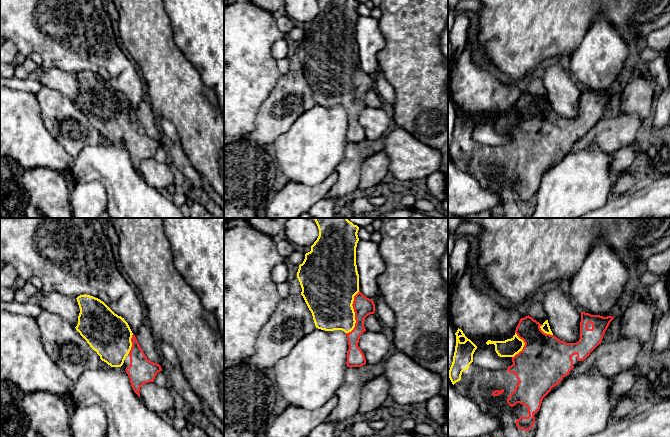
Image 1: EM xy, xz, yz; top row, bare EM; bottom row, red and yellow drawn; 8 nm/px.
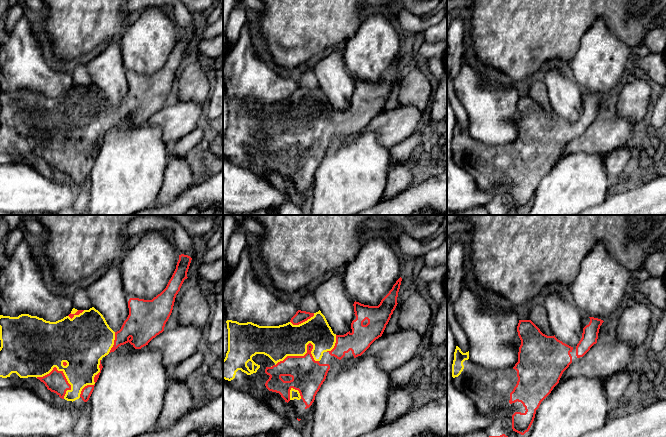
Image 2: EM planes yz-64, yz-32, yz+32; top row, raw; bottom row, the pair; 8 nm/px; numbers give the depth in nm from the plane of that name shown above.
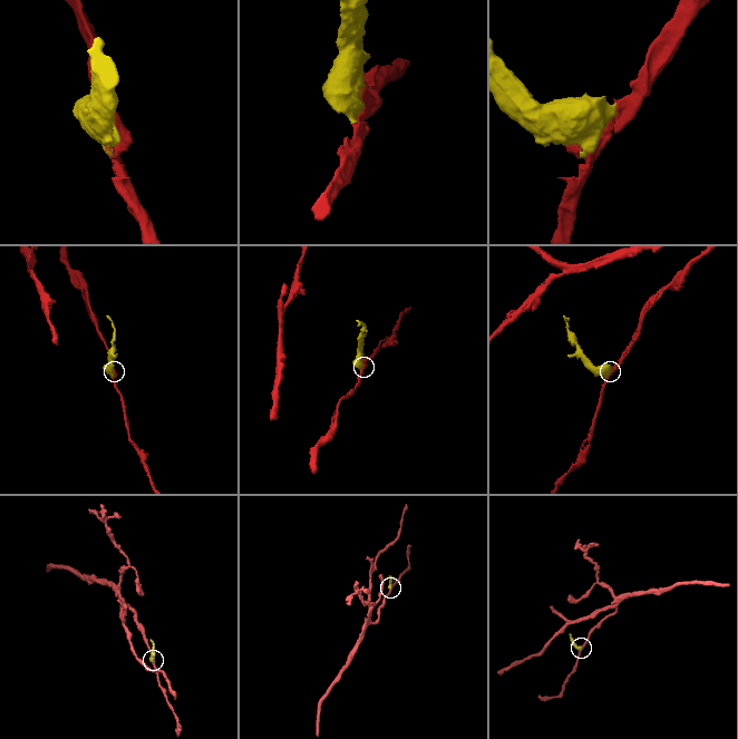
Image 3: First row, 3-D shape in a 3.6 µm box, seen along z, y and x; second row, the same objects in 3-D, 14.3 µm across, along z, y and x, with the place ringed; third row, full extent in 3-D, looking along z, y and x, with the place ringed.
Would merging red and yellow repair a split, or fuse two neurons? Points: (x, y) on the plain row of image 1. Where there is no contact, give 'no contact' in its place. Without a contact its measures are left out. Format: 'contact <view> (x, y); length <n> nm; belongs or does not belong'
contact xz (355, 89); length 360 nm; belongs

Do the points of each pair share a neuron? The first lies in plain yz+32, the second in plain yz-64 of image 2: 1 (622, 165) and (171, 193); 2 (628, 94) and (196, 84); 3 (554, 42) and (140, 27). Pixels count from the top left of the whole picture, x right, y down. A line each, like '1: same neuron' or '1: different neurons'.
1: different neurons
2: same neuron
3: different neurons

